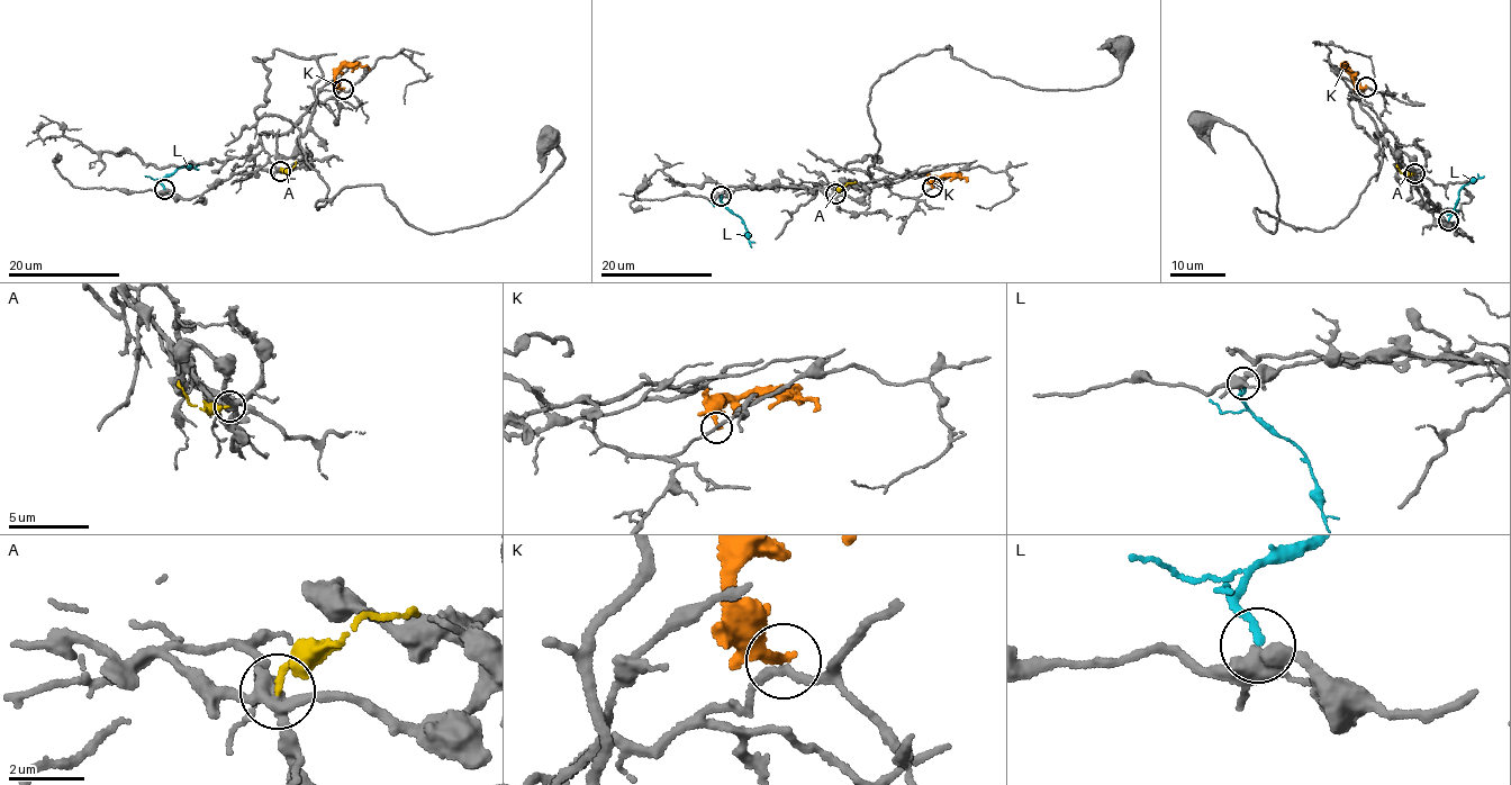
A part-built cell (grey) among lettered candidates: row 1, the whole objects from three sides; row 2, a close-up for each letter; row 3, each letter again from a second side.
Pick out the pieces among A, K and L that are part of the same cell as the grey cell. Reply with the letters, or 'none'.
A

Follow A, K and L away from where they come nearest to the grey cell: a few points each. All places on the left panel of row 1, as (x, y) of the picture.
A: (280, 171), (290, 172), (296, 161)
K: (343, 89), (336, 79), (344, 66), (358, 64), (370, 70)
L: (164, 189), (161, 180), (181, 167), (198, 169)

